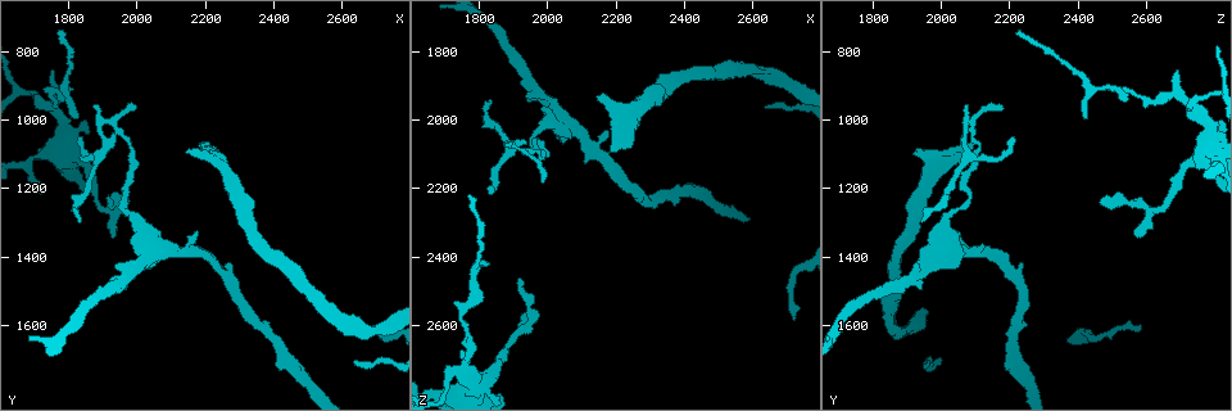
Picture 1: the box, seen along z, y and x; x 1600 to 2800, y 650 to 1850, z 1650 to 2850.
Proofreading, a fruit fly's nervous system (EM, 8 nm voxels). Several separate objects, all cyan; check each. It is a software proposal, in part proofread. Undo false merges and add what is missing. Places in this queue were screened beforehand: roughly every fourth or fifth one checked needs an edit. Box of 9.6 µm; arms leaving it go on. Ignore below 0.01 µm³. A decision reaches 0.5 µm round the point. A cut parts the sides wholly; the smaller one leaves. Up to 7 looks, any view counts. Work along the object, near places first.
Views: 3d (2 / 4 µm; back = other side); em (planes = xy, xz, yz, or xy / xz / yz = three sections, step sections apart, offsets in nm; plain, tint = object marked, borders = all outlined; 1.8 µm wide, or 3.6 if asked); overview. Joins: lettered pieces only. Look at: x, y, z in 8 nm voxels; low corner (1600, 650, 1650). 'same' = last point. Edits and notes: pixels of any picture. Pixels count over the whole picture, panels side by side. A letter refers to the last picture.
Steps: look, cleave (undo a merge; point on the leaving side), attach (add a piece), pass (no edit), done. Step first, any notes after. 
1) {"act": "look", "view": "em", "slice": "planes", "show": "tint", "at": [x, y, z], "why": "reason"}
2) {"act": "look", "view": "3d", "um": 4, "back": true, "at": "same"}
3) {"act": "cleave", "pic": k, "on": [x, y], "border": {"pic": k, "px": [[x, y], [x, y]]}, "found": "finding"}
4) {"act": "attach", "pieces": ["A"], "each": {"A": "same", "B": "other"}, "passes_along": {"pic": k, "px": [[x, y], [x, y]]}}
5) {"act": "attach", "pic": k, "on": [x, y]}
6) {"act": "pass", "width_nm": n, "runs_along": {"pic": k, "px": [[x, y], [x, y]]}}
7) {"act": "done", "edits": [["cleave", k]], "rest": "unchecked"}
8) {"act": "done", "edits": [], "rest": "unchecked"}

{"act": "look", "view": "em", "slice": "planes", "show": "tint", "at": [1910, 1000, 2100], "why": "abrupt turn"}

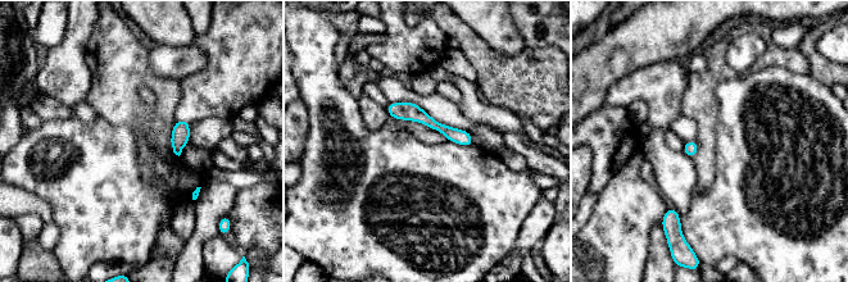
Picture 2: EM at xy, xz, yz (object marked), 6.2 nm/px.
{"act": "look", "view": "em", "slice": "planes", "show": "borders", "at": "same"}

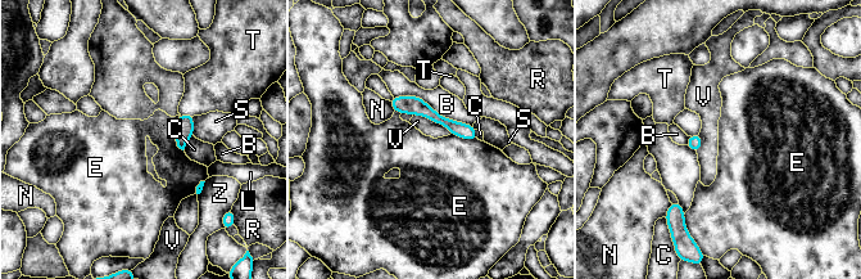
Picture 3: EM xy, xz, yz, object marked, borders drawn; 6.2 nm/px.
{"act": "pass", "each": {"B": "other", "C": "other", "E": "other", "L": "other", "N": "other", "R": "other", "S": "other", "T": "other", "V": "other", "Z": "other"}, "border": {"pic": 3, "px": [[413, 115], [427, 117], [451, 133]]}, "found": "all the same neuron"}

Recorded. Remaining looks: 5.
{"act": "look", "view": "em", "slice": "xy", "step": 4, "show": "borders", "at": [1910, 1230, 2470], "why": "an open end"}

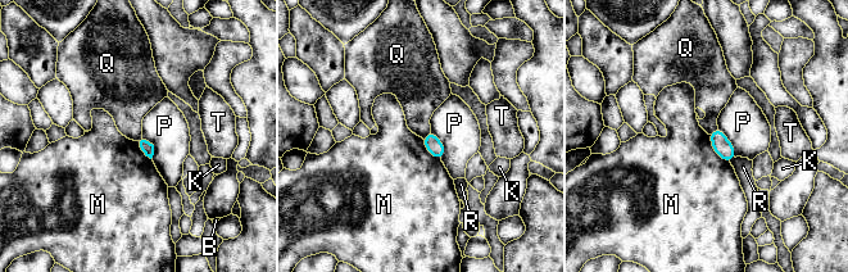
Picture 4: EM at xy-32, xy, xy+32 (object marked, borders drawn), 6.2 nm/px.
{"act": "look", "view": "em", "slice": "planes", "show": "borders", "at": "same"}

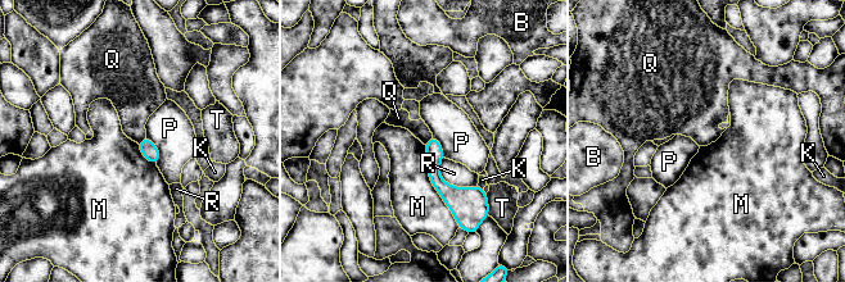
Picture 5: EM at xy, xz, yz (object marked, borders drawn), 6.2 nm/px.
{"act": "pass", "each": {"B": "other", "K": "other", "M": "other", "P": "other", "Q": "other", "R": "other", "T": "other"}, "runs_along": {"pic": 5, "px": [[433, 140], [434, 177], [464, 205]]}, "found": "no lettered piece goes on from it"}

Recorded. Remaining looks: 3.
{"act": "look", "view": "3d", "um": 4, "at": [1750, 960, 2740], "why": "arms part here"}

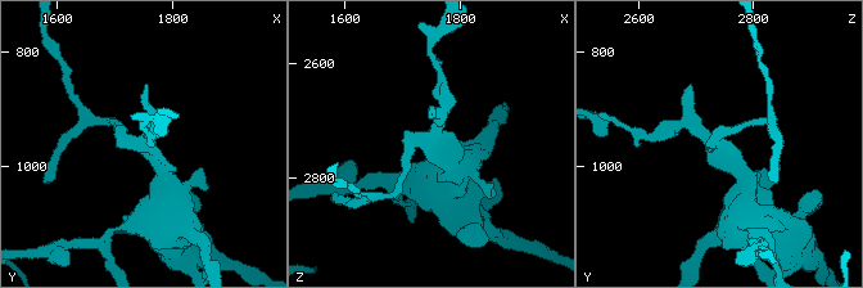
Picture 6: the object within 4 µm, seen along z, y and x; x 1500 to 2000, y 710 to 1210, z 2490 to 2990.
{"act": "look", "view": "em", "slice": "xz", "step": 8, "show": "tint", "at": [1755, 970, 2730], "why": "now the EM"}

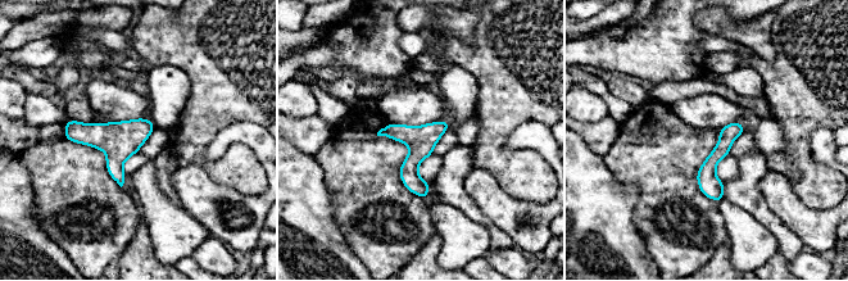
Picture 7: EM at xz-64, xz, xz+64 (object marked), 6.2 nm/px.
{"act": "look", "view": "em", "slice": "planes", "show": "borders", "at": "same"}

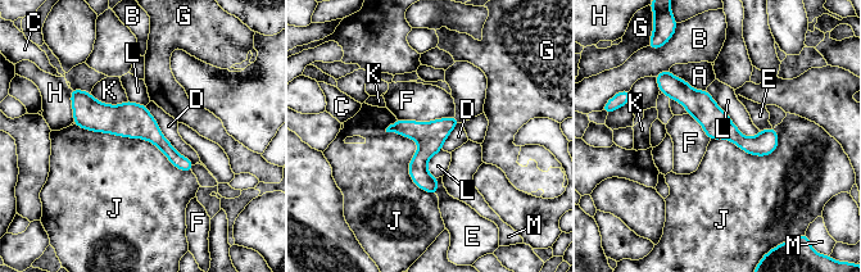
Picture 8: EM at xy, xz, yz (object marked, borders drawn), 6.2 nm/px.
{"act": "pass", "width_nm": 180, "each": {"A": "other", "B": "other", "C": "other", "D": "other", "E": "other", "F": "other", "G": "other", "H": "other", "J": "other", "K": "other", "L": "other", "M": "other"}, "border": {"pic": 8, "px": [[73, 125], [145, 139], [191, 172]]}, "found": "continuous, no second neuron"}

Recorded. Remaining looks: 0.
{"act": "done", "edits": [], "rest": "unchecked"}

